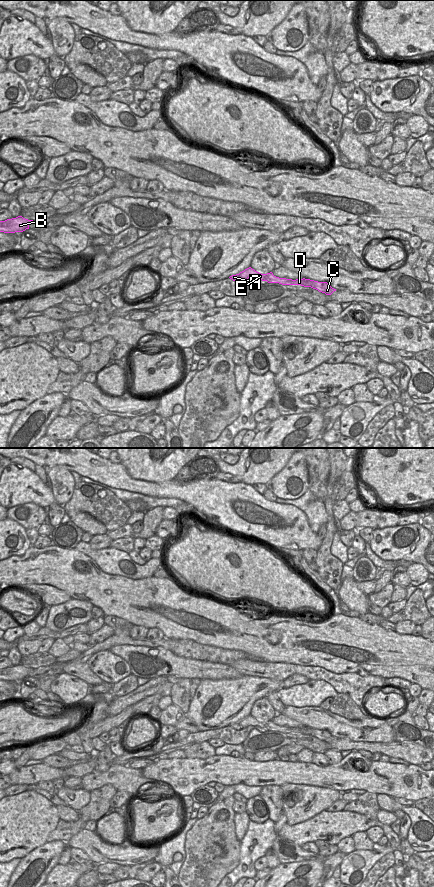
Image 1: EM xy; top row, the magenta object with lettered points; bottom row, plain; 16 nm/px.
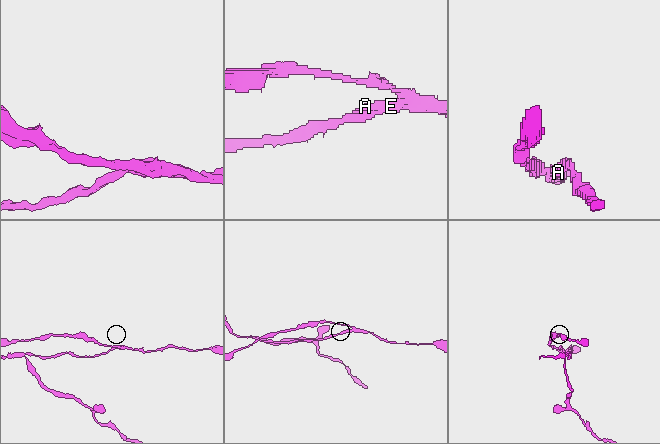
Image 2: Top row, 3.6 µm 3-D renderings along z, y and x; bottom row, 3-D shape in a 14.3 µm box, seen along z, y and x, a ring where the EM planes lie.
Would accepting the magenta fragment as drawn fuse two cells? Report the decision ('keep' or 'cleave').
cleave

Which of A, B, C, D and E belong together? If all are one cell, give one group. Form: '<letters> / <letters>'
A D E / B C

